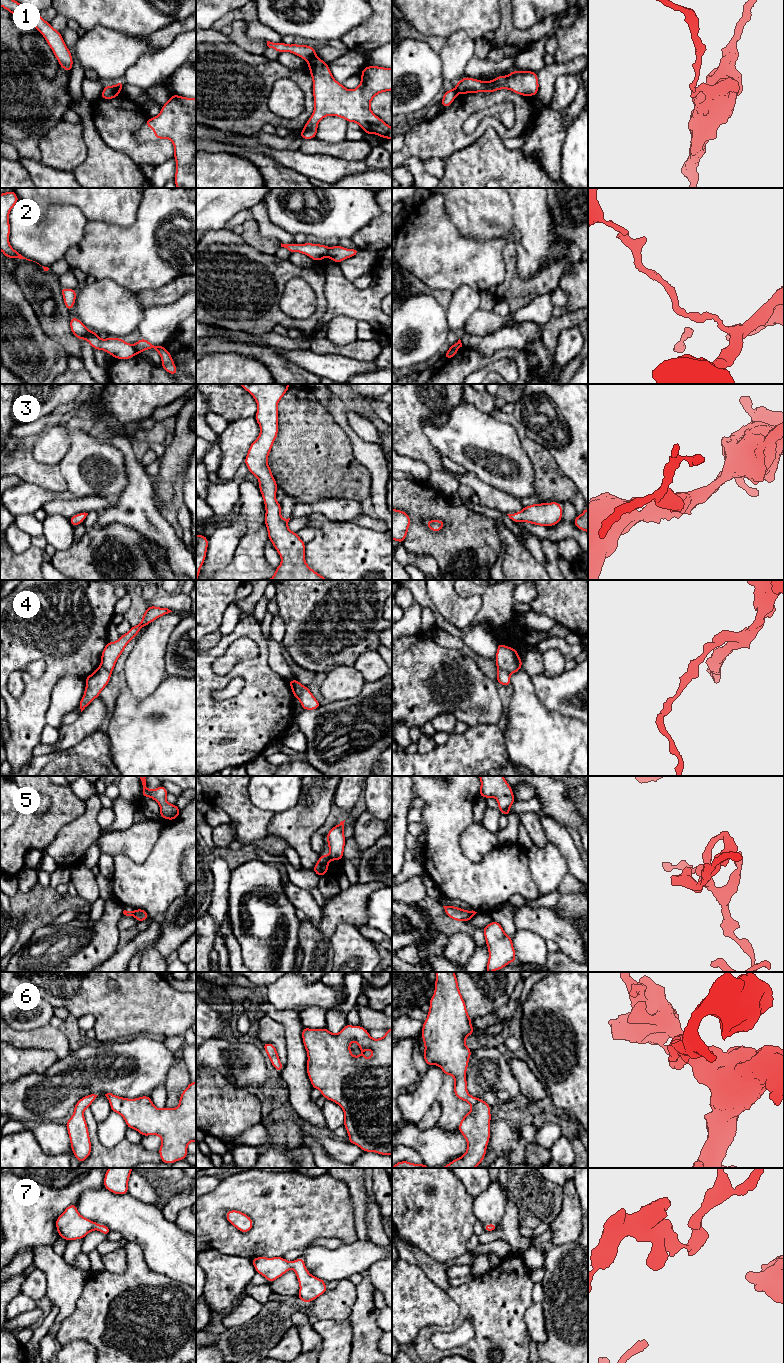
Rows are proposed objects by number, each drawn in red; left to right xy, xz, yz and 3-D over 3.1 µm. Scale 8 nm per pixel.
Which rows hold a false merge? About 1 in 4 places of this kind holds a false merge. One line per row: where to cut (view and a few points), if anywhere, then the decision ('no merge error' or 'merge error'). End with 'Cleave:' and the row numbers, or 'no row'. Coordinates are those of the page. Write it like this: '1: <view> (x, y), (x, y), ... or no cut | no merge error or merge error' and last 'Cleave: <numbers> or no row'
1: xz (316, 56), (312, 56), (307, 61) | merge error
2: xz (329, 248), (327, 256) | merge error
3: no cut | no merge error
4: xz (304, 686), (301, 694), (296, 698) | merge error
5: xz (329, 855), (331, 859) | merge error
6: no cut | no merge error
7: no cut | no merge error
Cleave: 1, 2, 4, 5

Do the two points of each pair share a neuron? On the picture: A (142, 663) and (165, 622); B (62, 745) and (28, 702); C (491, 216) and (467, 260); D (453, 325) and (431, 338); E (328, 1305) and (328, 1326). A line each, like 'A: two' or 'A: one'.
A: one
B: two
C: two
D: two
E: two

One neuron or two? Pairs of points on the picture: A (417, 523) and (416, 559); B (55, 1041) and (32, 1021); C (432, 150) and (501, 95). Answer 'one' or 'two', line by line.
A: two
B: two
C: one

